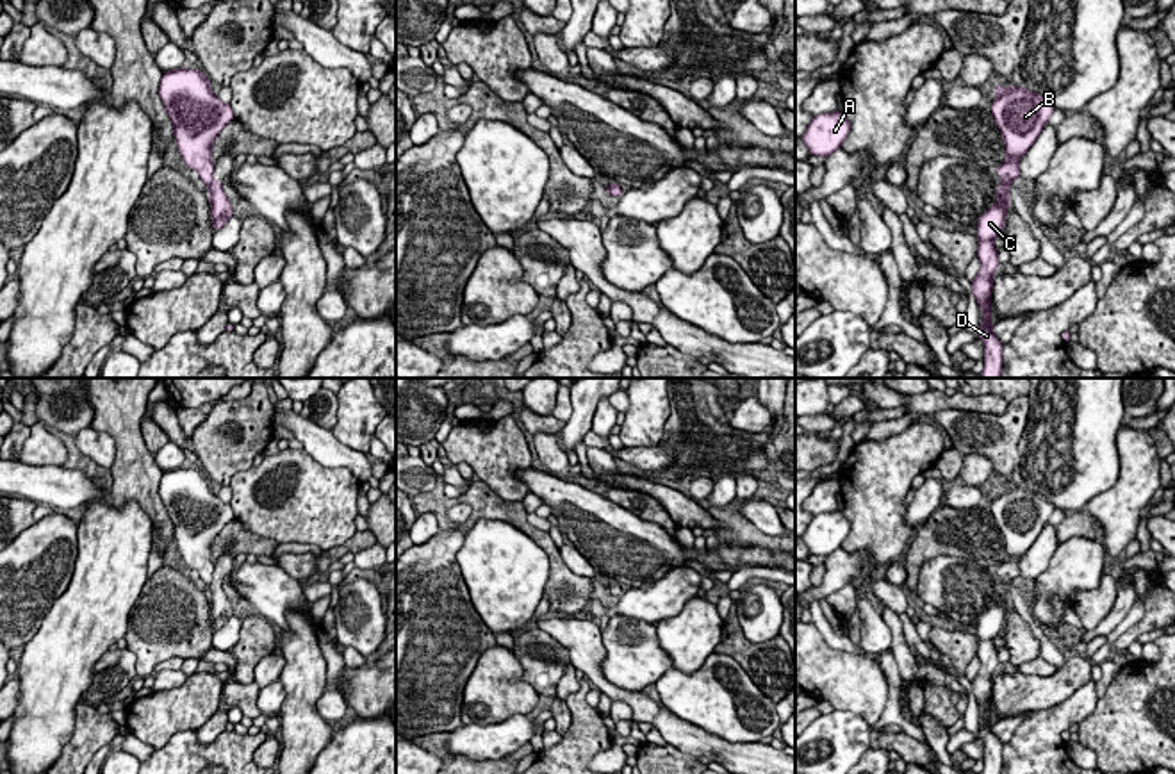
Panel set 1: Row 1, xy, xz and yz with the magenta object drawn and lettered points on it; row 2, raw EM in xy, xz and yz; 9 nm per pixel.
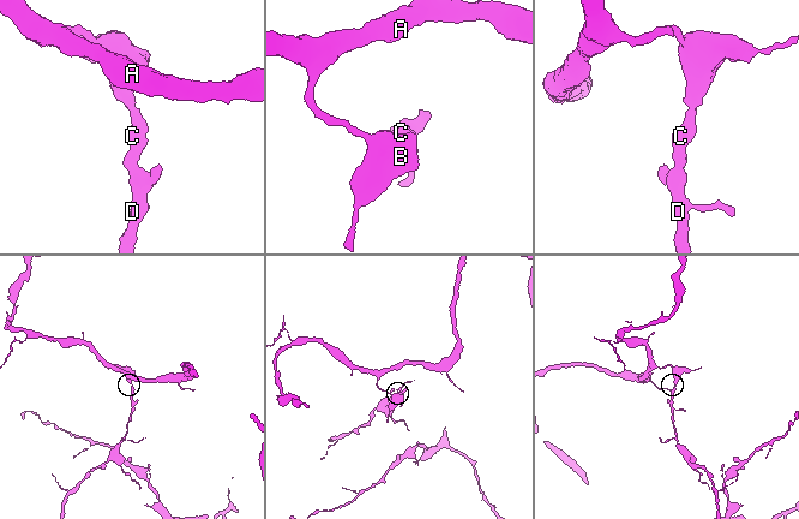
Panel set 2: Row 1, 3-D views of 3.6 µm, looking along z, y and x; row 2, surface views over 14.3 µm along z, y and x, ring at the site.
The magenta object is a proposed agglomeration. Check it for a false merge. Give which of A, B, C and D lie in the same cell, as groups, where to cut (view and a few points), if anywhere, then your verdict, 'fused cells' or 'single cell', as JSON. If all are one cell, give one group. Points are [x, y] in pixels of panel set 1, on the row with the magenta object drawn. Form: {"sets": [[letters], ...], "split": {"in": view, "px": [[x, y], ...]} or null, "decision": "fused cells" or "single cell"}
{"sets": [["A", "B"], ["C", "D"]], "split": {"in": "yz", "px": [[1002, 181], [1010, 182]]}, "decision": "fused cells"}

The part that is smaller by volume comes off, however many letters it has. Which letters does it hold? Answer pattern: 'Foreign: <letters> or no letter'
Foreign: C, D

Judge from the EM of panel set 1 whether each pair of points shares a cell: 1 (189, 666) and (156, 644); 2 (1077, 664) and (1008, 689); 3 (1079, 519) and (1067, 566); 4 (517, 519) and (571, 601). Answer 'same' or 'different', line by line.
1: different
2: same
3: different
4: same

